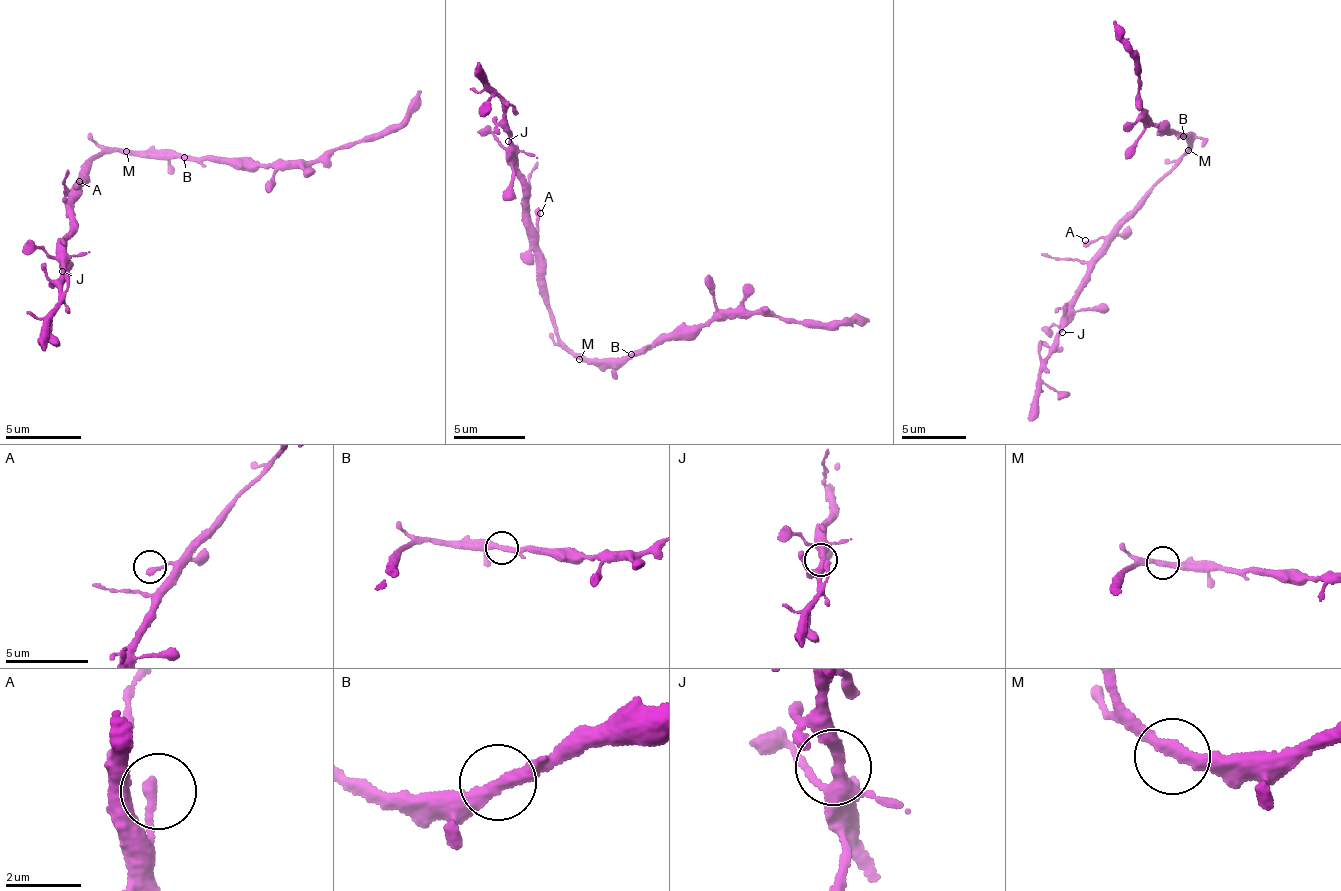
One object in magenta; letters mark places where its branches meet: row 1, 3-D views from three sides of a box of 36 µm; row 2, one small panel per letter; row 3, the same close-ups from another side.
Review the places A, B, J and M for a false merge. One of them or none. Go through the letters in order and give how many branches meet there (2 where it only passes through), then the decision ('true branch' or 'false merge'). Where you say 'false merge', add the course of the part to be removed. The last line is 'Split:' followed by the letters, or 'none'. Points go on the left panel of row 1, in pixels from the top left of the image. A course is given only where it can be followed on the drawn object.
A: 1 branches meet; true branch
B: 2 branches meet; true branch
J: 2 branches meet; true branch
M: 2 branches meet; true branch
Split: none

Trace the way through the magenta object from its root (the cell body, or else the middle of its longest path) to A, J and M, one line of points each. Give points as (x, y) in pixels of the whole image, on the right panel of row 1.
A: (1173, 167), (1105, 237), (1085, 240)
J: (1173, 167), (1111, 236), (1109, 246), (1093, 262), (1090, 282), (1071, 301), (1068, 322), (1062, 332)
M: (1173, 167), (1188, 150)

